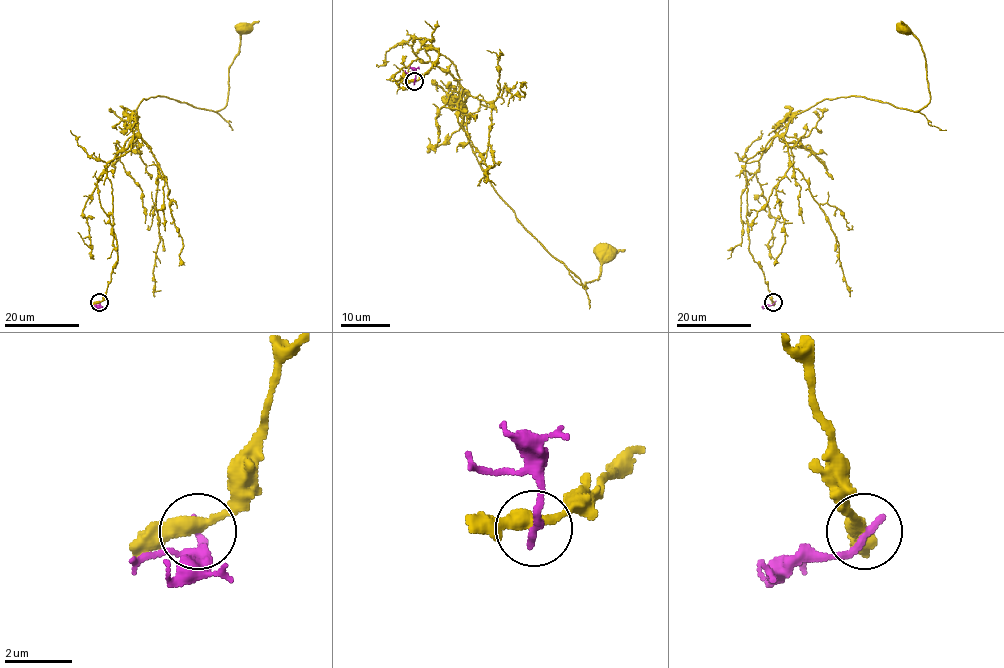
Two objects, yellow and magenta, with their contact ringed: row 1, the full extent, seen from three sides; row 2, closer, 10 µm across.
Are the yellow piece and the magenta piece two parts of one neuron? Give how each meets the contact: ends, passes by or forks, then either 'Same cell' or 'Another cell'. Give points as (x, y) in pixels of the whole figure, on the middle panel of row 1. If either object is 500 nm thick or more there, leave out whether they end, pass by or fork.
At the ring yellow passes by. At the ring magenta ends. Another cell

